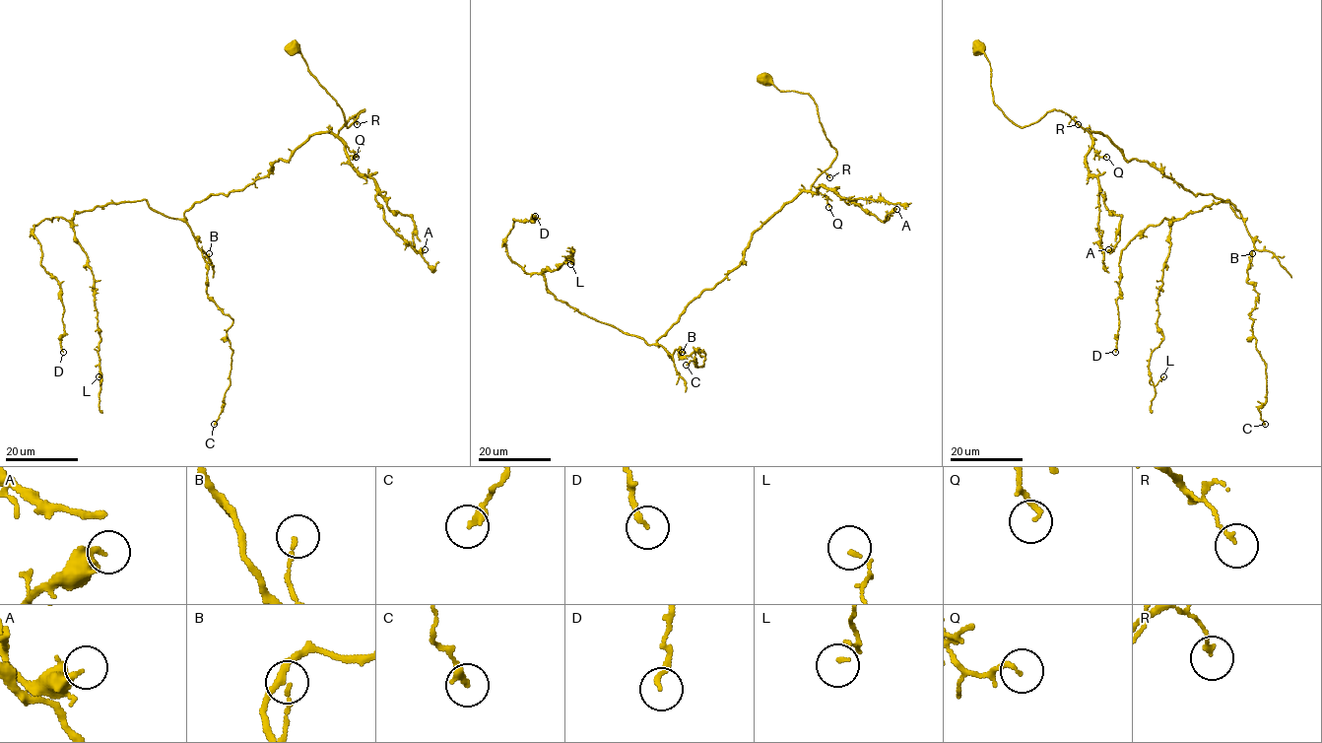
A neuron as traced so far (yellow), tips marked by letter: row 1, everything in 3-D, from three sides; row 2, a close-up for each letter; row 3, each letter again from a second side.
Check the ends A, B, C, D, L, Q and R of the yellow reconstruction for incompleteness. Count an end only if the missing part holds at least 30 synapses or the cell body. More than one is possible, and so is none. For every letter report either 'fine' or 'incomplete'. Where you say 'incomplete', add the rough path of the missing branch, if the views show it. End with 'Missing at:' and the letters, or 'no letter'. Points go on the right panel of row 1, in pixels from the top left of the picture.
A: fine
B: fine
C: fine
D: fine
L: fine
Q: fine
R: fine
Missing at: no letter

